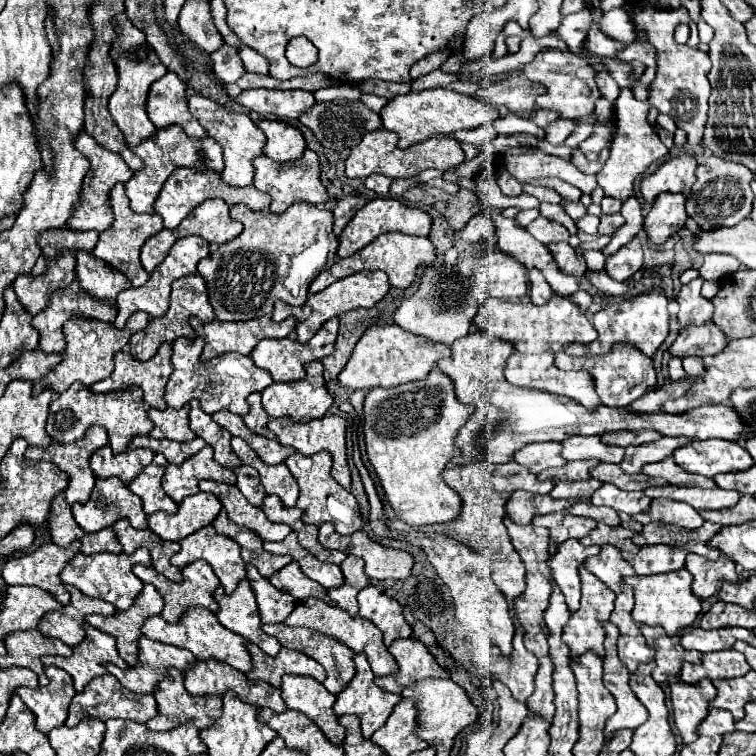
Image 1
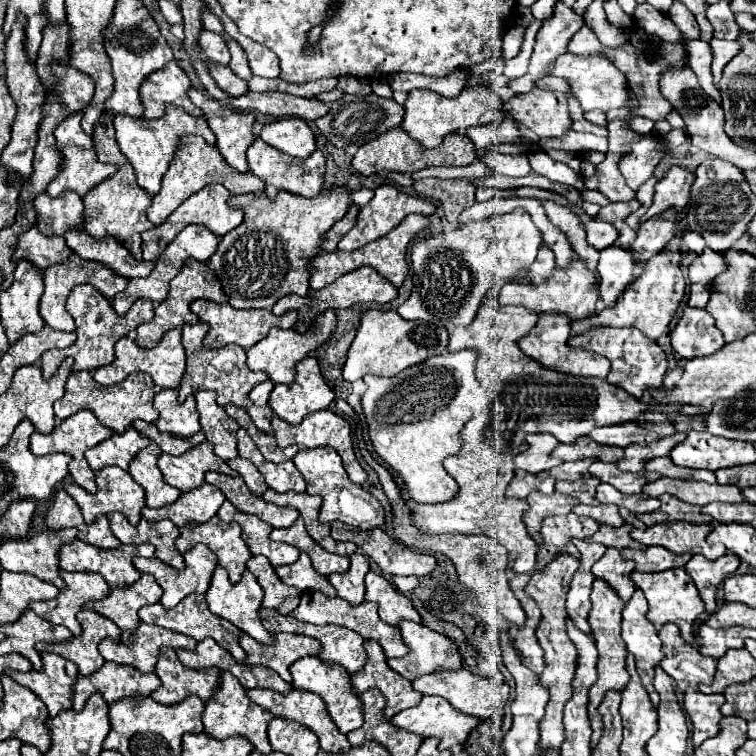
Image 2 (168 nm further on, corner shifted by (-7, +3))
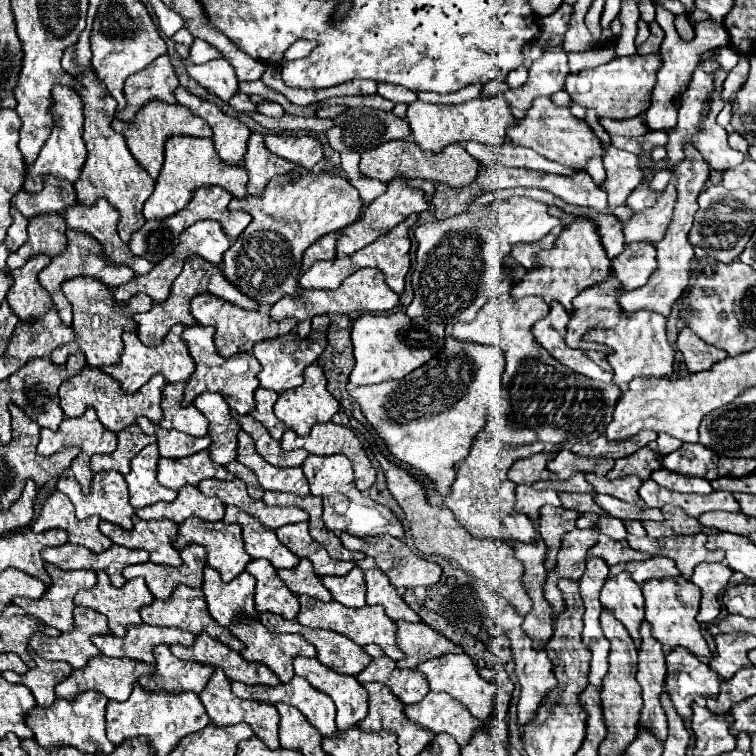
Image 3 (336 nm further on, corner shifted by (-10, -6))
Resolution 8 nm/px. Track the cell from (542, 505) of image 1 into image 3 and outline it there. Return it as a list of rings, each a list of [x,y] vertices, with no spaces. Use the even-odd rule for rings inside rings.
[[[553,506],[541,508],[539,532],[541,532],[543,540],[547,542],[547,560],[545,560],[547,570],[555,568],[555,564],[557,564],[555,556],[561,548],[561,538],[563,538],[563,534],[567,534],[575,528],[577,518],[579,518],[579,512],[575,512],[575,510],[553,508]]]

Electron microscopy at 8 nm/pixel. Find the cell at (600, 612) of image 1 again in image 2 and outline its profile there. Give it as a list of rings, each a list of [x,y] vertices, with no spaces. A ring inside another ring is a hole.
[[[600,577],[594,579],[594,587],[592,587],[592,609],[588,613],[588,623],[590,623],[590,629],[592,629],[592,637],[596,641],[596,647],[598,647],[598,663],[596,663],[596,669],[598,669],[598,681],[590,687],[590,705],[588,705],[588,711],[590,711],[590,721],[592,721],[592,747],[596,747],[598,739],[600,739],[600,715],[596,715],[596,707],[600,705],[600,701],[604,699],[604,691],[606,689],[624,689],[624,685],[628,683],[628,673],[626,673],[626,665],[624,665],[624,659],[626,659],[626,647],[624,647],[624,641],[620,637],[620,623],[622,623],[622,611],[624,607],[624,601],[620,599],[620,595],[616,595],[616,591]]]

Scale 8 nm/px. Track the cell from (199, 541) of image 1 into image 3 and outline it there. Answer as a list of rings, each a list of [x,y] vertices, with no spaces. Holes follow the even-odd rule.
[[[189,518],[185,520],[179,530],[177,530],[177,548],[185,546],[185,544],[191,544],[191,542],[197,542],[201,546],[205,546],[207,550],[207,564],[211,568],[215,568],[221,578],[225,582],[231,582],[235,576],[239,576],[247,562],[251,560],[243,548],[243,536],[241,536],[241,528],[239,524],[225,524],[225,522],[205,522],[201,518]]]

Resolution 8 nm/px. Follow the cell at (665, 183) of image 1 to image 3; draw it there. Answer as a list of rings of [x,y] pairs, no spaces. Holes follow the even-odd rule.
[[[671,180],[661,192],[659,200],[647,208],[647,212],[635,212],[625,224],[625,244],[631,242],[649,242],[659,244],[663,240],[667,224],[671,222],[671,212],[675,206],[675,180]]]

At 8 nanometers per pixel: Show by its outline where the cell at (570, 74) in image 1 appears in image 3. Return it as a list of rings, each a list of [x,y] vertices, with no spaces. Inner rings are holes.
[[[633,54],[611,60],[609,64],[583,70],[579,74],[569,74],[565,90],[571,100],[583,108],[593,108],[599,116],[607,118],[633,118],[647,112],[651,104],[651,92],[655,86],[655,76],[661,66],[661,54]]]

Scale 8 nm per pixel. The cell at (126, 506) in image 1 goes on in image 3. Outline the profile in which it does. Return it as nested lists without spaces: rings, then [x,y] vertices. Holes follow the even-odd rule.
[[[97,472],[97,474],[93,474],[91,492],[87,496],[81,492],[81,488],[79,488],[75,478],[59,478],[57,480],[57,490],[69,496],[69,500],[73,502],[73,506],[77,510],[79,520],[85,520],[87,516],[97,514],[99,518],[103,518],[107,522],[113,522],[113,524],[117,524],[117,526],[121,526],[125,530],[133,528],[131,518],[133,518],[135,510],[129,504],[129,492],[127,492],[127,482],[125,482],[123,474],[119,474],[119,472]]]

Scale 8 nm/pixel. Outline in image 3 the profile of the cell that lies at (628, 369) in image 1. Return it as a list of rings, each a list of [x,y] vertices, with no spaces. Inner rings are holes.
[[[621,310],[621,320],[619,320],[617,326],[613,326],[613,328],[595,326],[595,328],[591,328],[587,332],[585,340],[603,342],[603,344],[607,344],[607,346],[611,346],[615,350],[613,354],[609,354],[609,364],[611,364],[611,368],[615,372],[613,382],[617,386],[629,384],[637,376],[661,376],[661,378],[667,378],[667,376],[673,374],[675,350],[667,342],[665,324],[667,324],[667,318],[663,314],[657,314],[657,312],[637,310],[637,312],[633,312],[633,316],[629,316],[627,312]]]

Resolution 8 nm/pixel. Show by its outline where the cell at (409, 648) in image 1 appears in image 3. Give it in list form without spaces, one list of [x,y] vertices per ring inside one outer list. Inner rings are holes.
[[[399,620],[395,624],[397,624],[397,646],[405,654],[405,658],[397,662],[399,668],[417,668],[423,660],[431,660],[431,656],[463,652],[457,644],[441,636],[425,622],[411,624],[411,622]]]

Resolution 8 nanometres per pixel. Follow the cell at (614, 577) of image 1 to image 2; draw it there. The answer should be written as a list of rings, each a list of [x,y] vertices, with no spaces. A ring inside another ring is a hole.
[[[608,547],[606,553],[592,565],[592,573],[608,581],[608,585],[616,589],[616,593],[624,599],[624,603],[632,597],[636,589],[636,585],[630,579],[630,573],[634,569],[636,565],[632,561],[626,561],[616,547]]]

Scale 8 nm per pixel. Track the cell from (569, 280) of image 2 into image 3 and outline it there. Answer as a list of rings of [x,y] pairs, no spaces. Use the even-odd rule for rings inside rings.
[[[577,216],[571,224],[567,224],[553,246],[549,250],[541,250],[537,254],[535,268],[529,270],[511,290],[515,298],[523,296],[543,296],[547,302],[557,300],[561,302],[567,312],[573,312],[573,298],[581,294],[583,290],[597,286],[603,282],[611,272],[611,260],[607,258],[607,252],[601,242],[601,234],[597,224],[591,218]]]

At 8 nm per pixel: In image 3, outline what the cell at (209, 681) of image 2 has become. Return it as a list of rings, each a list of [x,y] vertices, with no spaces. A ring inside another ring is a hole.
[[[157,644],[153,648],[153,656],[155,656],[155,674],[139,678],[139,684],[145,690],[199,694],[213,672],[209,664],[179,660],[177,656],[171,654],[167,644]]]

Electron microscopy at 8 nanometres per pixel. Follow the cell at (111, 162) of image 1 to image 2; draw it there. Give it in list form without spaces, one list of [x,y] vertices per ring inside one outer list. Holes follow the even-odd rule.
[[[78,111],[76,115],[70,115],[68,119],[64,119],[60,127],[56,127],[56,143],[60,147],[60,153],[64,155],[64,171],[60,171],[60,175],[48,185],[46,193],[50,197],[58,197],[64,191],[74,191],[80,197],[84,197],[90,189],[94,189],[96,185],[100,185],[104,179],[108,179],[110,175],[114,175],[120,169],[118,165],[108,165],[108,163],[98,161],[94,141],[92,137],[84,135],[84,129],[80,127],[80,119],[82,119],[82,113]]]

